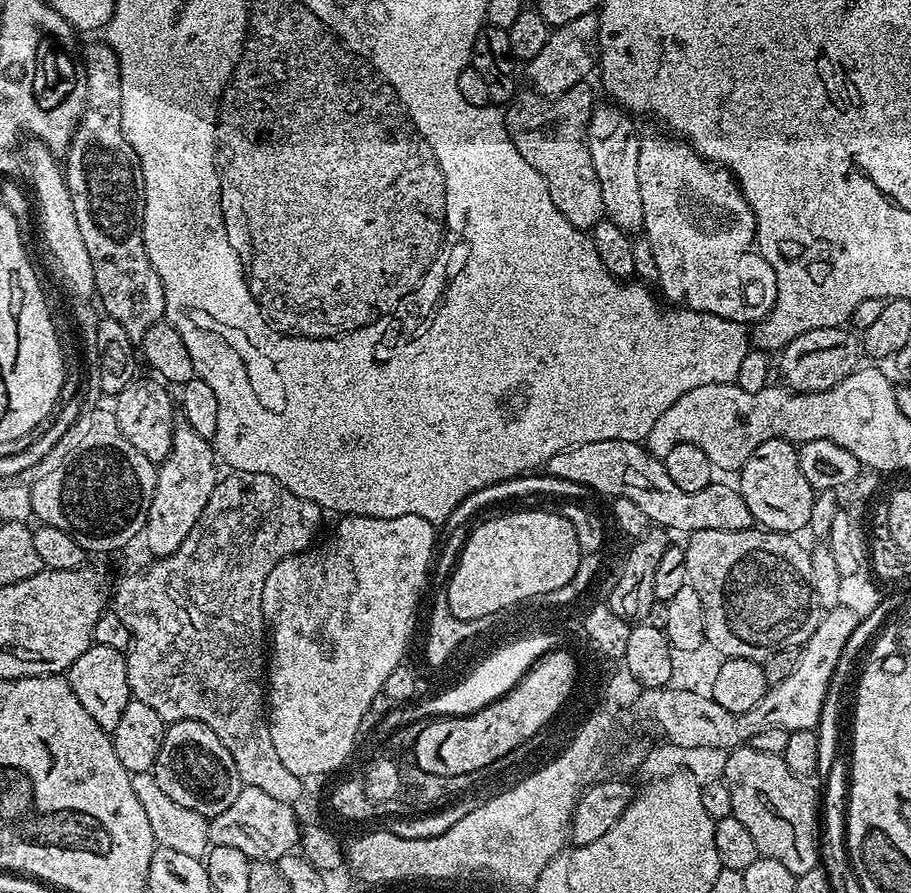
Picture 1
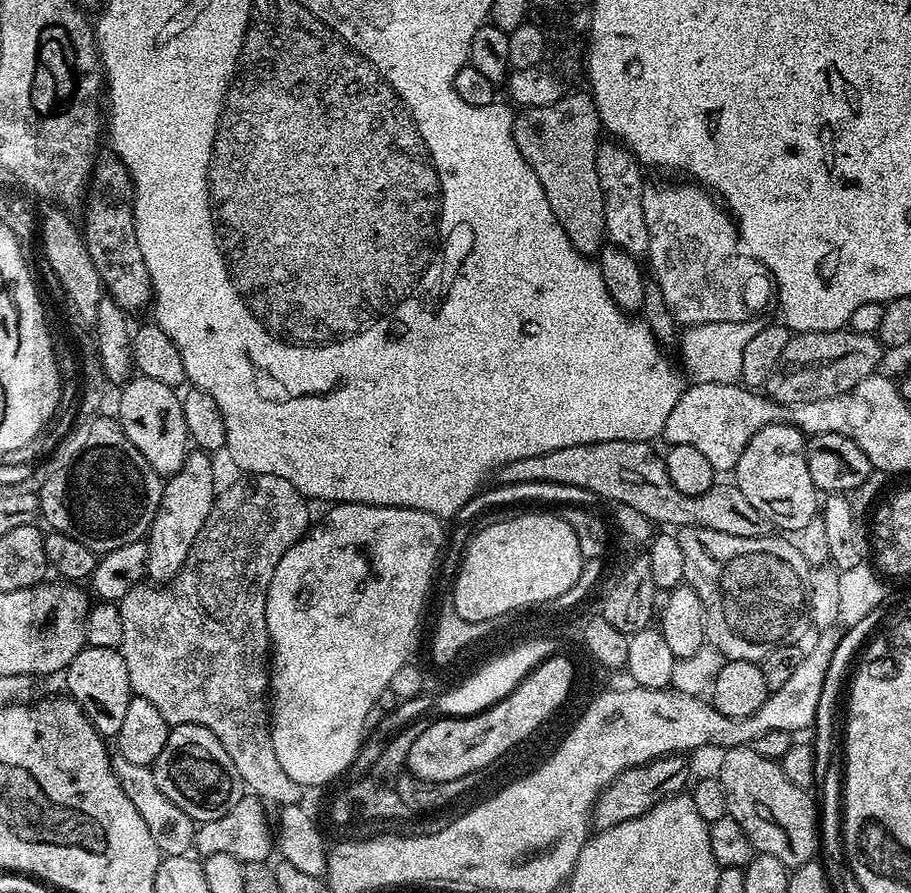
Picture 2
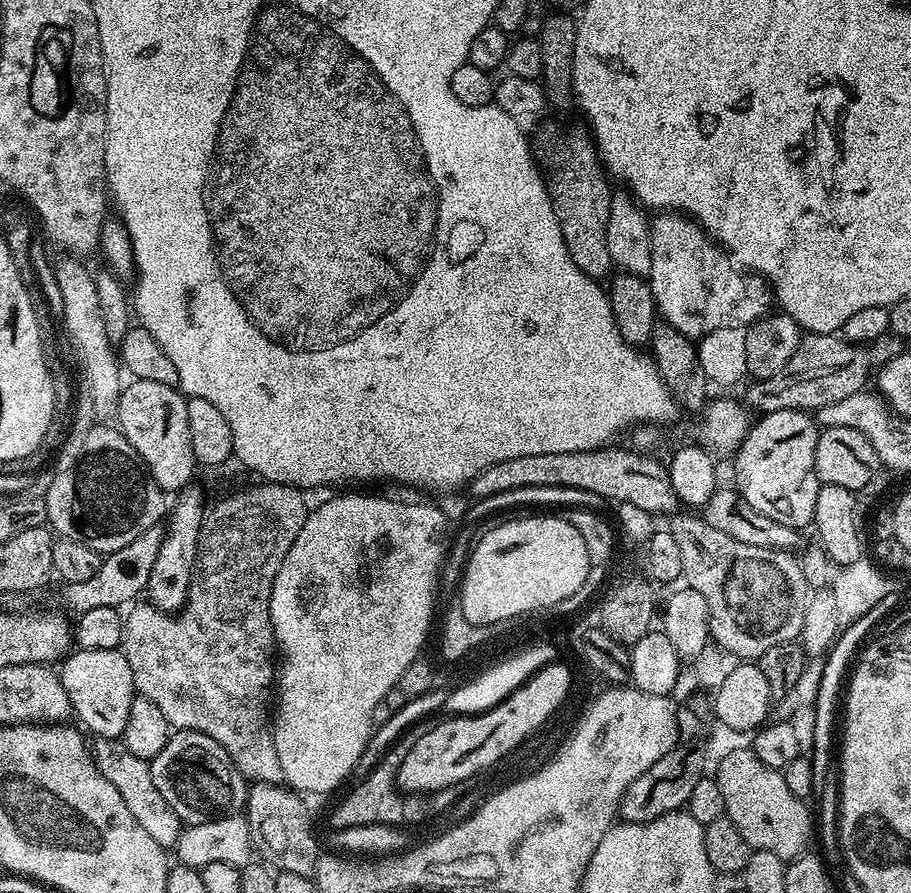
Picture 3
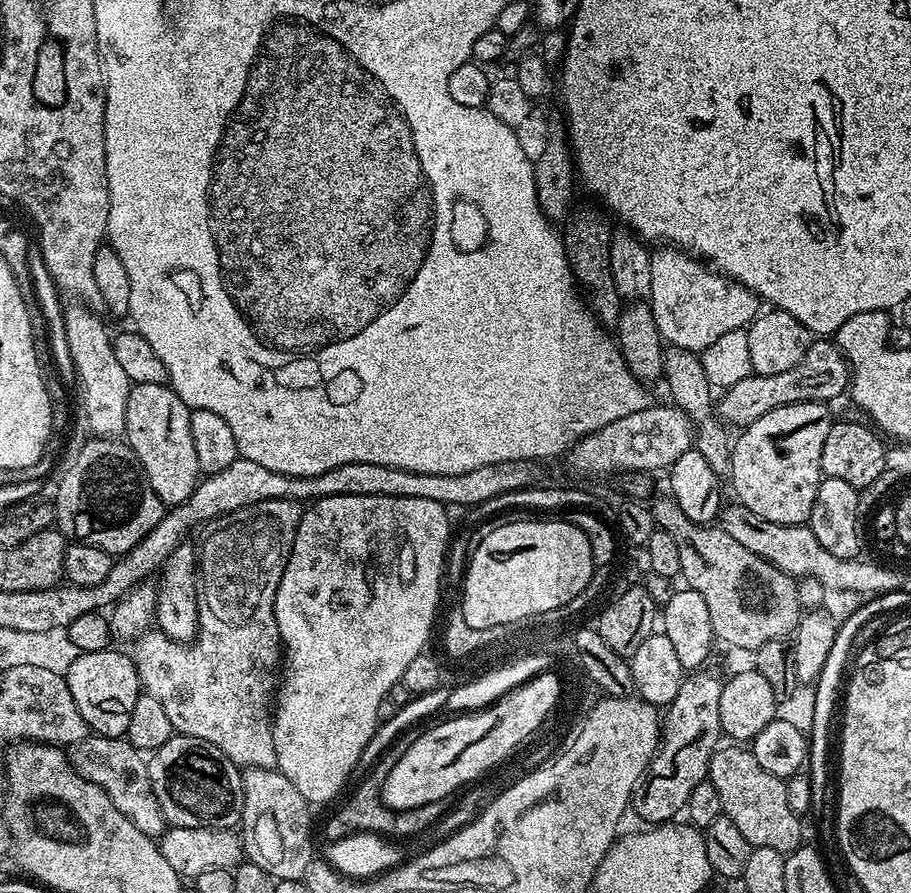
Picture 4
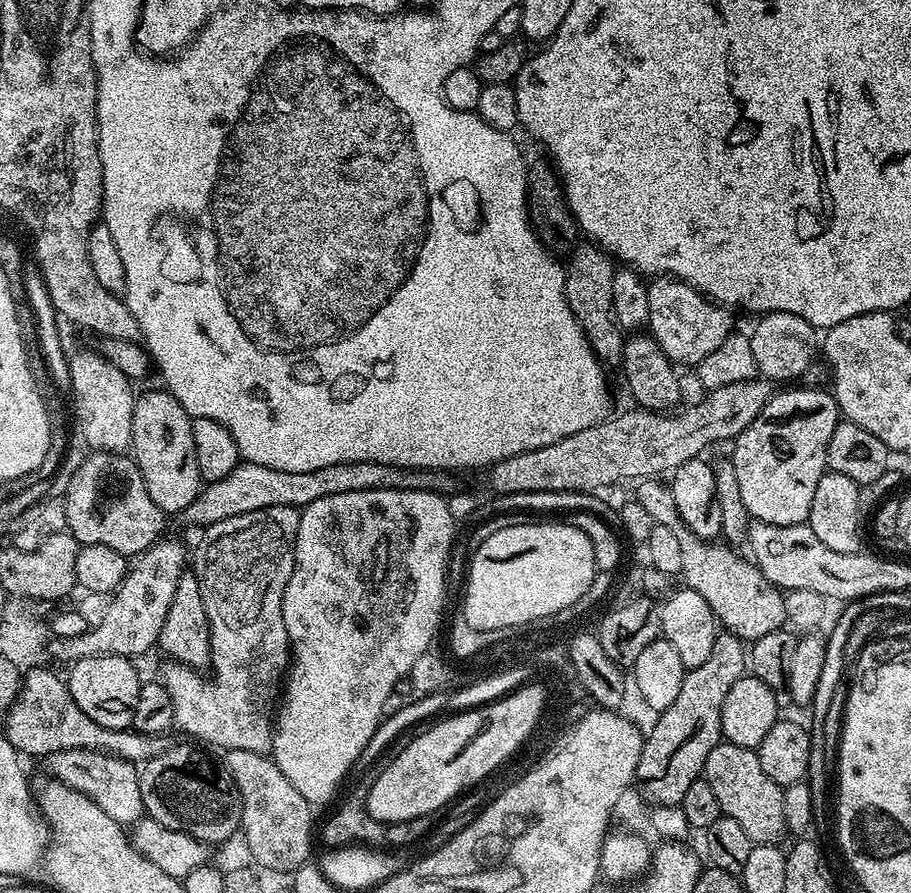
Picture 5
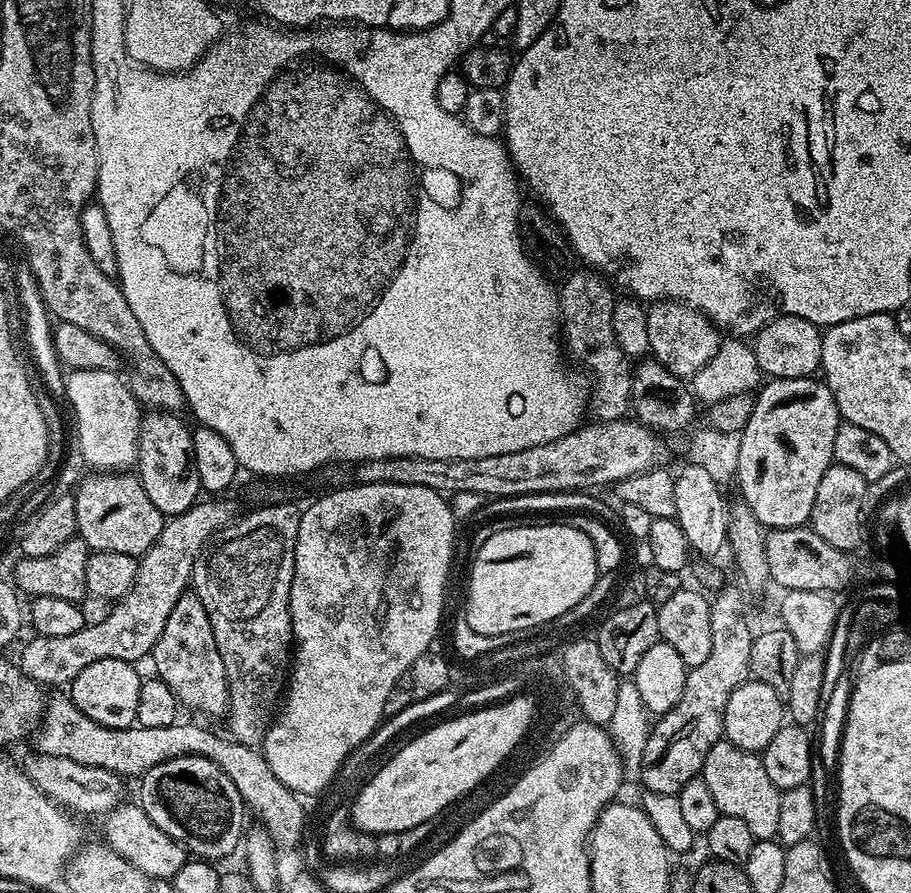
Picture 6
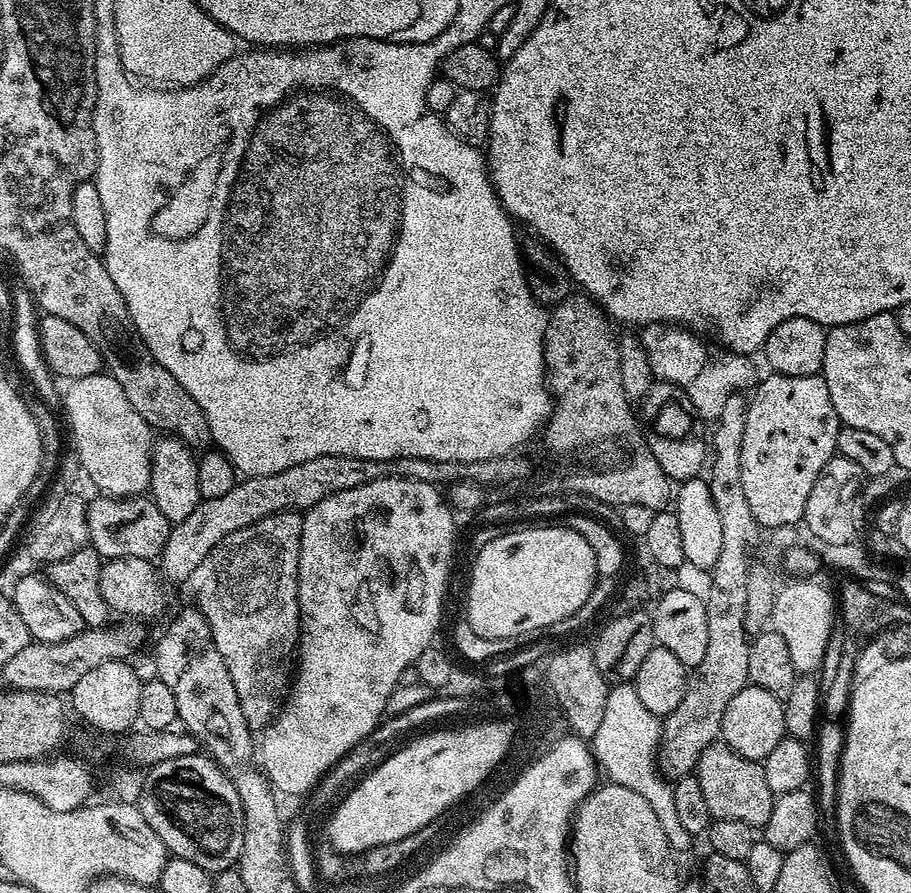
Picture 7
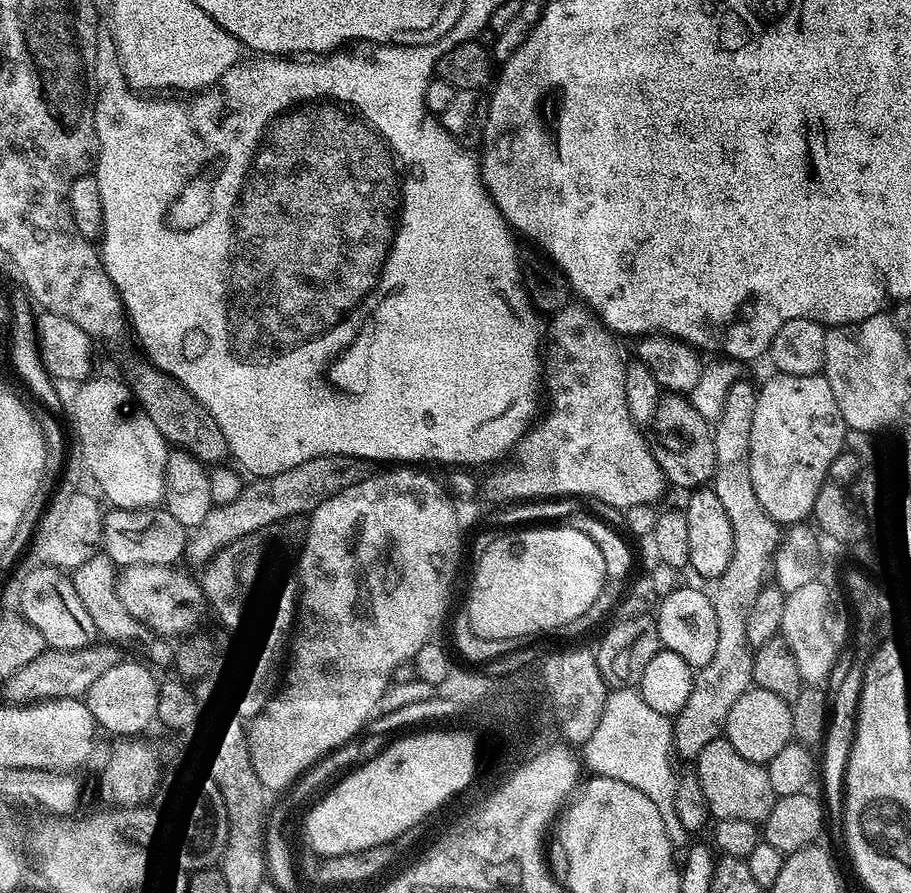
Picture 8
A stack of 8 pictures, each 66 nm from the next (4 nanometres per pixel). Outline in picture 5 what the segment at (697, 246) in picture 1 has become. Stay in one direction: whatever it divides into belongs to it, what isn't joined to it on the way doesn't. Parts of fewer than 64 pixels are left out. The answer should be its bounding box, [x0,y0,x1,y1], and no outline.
[647,278,733,365]

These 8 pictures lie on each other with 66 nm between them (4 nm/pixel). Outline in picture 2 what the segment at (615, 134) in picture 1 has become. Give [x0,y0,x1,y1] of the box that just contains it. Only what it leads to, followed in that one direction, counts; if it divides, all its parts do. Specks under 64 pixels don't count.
[596,142,649,258]

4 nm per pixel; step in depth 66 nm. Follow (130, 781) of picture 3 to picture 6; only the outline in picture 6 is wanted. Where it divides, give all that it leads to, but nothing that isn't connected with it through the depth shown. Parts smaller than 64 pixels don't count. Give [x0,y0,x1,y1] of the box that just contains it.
[22,754,125,816]

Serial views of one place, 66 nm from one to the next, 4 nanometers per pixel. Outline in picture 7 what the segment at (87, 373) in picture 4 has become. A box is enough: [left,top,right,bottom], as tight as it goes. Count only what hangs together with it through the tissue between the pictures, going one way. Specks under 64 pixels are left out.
[62,371,154,496]

